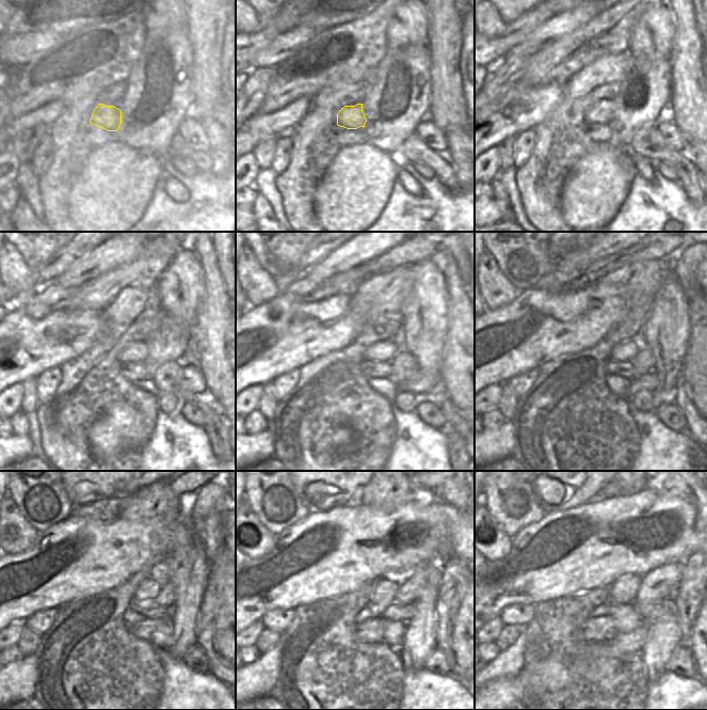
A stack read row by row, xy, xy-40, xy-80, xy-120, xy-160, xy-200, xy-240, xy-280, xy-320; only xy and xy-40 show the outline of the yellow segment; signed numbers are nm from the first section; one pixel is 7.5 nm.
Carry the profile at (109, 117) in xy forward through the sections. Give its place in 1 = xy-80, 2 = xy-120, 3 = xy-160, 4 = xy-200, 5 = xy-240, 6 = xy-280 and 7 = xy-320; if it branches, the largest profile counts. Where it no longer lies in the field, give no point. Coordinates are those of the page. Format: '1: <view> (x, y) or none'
1: xy-80 (603, 113)
2: xy-120 (138, 351)
3: xy-160 (383, 351)
4: xy-200 (623, 351)
5: xy-240 (148, 588)
6: xy-280 (384, 593)
7: xy-320 (624, 590)

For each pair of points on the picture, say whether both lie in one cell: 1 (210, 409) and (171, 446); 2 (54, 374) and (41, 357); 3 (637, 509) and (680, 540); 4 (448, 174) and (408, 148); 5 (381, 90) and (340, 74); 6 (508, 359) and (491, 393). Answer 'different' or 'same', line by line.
1: different
2: different
3: same
4: same
5: different
6: different

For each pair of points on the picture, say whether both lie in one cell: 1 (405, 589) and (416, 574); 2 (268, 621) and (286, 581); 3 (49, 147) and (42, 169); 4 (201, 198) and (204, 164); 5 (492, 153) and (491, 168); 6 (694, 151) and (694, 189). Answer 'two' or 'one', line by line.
1: one
2: two
3: one
4: two
5: one
6: two

